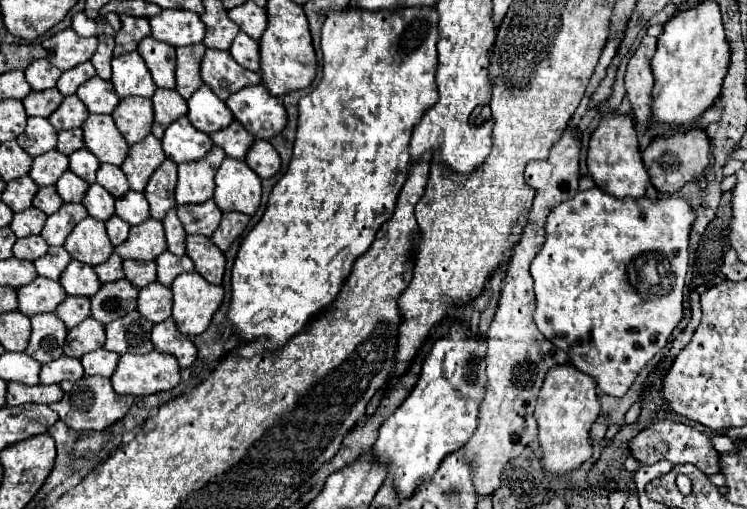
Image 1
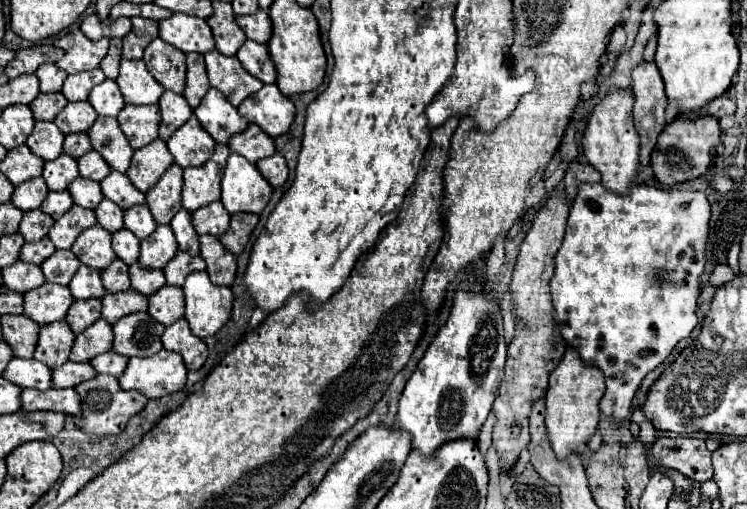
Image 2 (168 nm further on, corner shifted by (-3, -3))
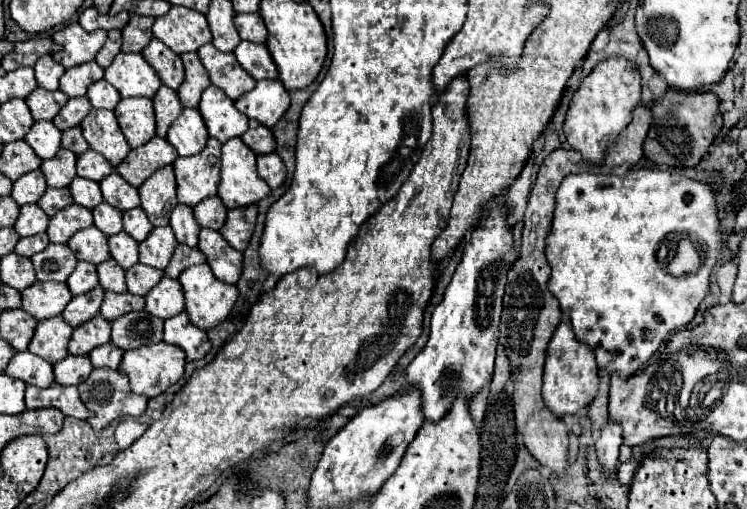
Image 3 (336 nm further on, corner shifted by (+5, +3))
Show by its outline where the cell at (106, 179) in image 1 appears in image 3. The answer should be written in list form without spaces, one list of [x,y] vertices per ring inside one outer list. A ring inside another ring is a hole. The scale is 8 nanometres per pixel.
[[[113,172],[113,174],[109,174],[109,178],[101,180],[99,186],[101,186],[105,202],[109,202],[111,206],[115,206],[123,212],[139,206],[137,188],[133,188],[129,182],[125,182],[117,172]]]

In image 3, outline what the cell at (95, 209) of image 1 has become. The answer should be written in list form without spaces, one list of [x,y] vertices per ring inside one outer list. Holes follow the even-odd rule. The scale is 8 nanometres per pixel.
[[[107,202],[99,204],[95,210],[93,210],[93,216],[95,216],[95,226],[107,234],[107,236],[113,236],[113,234],[119,234],[123,230],[123,222],[121,222],[121,212],[113,206],[109,206]]]

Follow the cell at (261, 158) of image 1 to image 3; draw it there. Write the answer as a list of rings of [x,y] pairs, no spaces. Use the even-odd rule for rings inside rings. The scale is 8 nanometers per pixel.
[[[275,152],[257,156],[257,170],[259,170],[259,176],[269,184],[269,188],[281,186],[285,182],[285,176],[287,176],[285,164],[279,158],[279,154],[275,154]]]

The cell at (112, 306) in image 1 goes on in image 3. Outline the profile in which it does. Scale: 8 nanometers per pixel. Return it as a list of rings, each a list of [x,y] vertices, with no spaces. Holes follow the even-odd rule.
[[[105,292],[105,300],[101,306],[101,316],[109,322],[117,320],[123,314],[129,314],[133,310],[143,310],[145,308],[145,298],[135,296],[135,294],[117,294],[117,292]]]

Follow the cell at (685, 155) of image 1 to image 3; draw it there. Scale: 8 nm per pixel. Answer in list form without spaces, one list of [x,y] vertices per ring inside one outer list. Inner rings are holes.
[[[669,88],[663,98],[653,102],[653,122],[643,146],[645,156],[655,164],[665,164],[671,168],[693,168],[701,162],[721,126],[723,116],[719,112],[719,98],[713,92],[683,94],[681,90]]]

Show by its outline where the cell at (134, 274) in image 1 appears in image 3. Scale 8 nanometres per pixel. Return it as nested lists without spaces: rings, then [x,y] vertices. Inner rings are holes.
[[[135,264],[129,272],[125,272],[125,278],[127,278],[129,292],[137,296],[145,296],[153,286],[159,284],[159,280],[163,278],[163,272],[147,264]]]

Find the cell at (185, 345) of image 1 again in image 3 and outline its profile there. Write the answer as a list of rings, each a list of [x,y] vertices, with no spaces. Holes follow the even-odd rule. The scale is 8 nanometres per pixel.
[[[187,312],[165,320],[165,342],[185,350],[187,360],[199,360],[211,350],[207,332],[189,322]]]

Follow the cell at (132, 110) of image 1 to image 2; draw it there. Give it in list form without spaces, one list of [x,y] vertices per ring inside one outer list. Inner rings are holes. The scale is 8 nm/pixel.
[[[127,104],[123,112],[117,116],[119,126],[127,138],[127,142],[137,150],[157,138],[157,128],[159,128],[159,106],[133,106]]]

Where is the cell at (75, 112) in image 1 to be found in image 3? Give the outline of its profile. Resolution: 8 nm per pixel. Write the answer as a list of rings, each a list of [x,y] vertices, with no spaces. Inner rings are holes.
[[[81,96],[81,98],[69,98],[69,102],[61,108],[61,112],[57,114],[57,118],[53,118],[53,124],[59,128],[59,130],[67,130],[67,128],[73,128],[73,126],[79,126],[81,120],[89,114],[91,110],[91,102],[87,96]]]

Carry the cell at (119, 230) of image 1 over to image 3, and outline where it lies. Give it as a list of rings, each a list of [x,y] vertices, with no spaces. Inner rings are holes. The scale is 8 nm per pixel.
[[[125,232],[117,234],[117,236],[109,236],[109,250],[111,250],[111,258],[123,270],[129,270],[131,266],[135,266],[139,262],[137,242],[129,234],[125,234]]]

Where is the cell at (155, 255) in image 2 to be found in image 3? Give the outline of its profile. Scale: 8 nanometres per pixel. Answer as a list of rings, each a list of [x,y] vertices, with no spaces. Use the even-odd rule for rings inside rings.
[[[171,226],[153,228],[151,234],[139,244],[139,262],[153,266],[157,270],[165,270],[165,266],[173,256],[175,246],[177,240]]]

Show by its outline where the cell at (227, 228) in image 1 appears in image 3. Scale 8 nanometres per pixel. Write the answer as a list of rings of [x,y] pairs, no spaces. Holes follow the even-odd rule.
[[[257,206],[233,208],[227,212],[227,222],[221,228],[221,234],[235,250],[243,252],[251,240],[255,222],[257,222]]]

